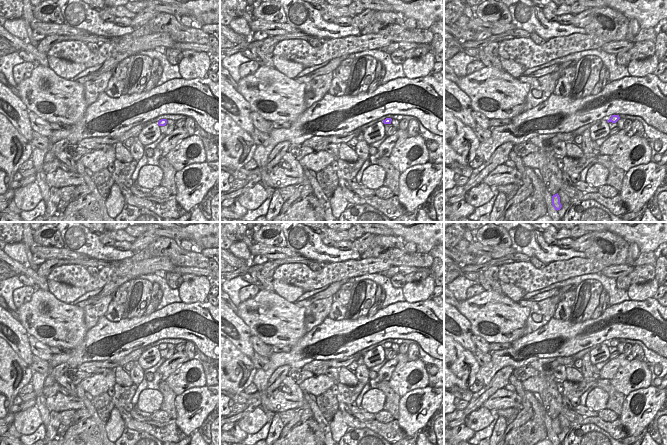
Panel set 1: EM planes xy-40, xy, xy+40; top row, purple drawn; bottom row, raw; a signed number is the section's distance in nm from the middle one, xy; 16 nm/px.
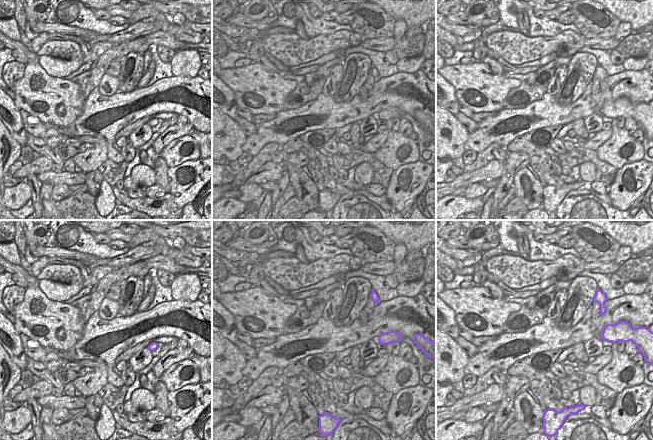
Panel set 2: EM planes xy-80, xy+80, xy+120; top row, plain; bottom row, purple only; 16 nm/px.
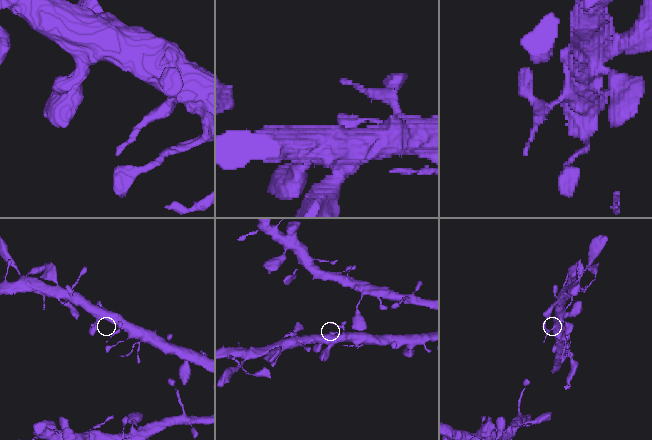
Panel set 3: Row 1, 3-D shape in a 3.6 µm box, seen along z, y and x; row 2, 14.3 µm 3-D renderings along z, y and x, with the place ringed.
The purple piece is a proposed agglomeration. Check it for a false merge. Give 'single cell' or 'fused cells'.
single cell

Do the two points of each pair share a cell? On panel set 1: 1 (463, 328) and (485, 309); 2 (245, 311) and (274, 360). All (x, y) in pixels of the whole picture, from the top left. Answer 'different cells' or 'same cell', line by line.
1: different cells
2: different cells

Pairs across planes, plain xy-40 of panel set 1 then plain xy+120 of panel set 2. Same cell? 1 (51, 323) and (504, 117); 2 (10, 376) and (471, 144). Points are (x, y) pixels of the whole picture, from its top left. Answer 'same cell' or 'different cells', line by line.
1: different cells
2: different cells

